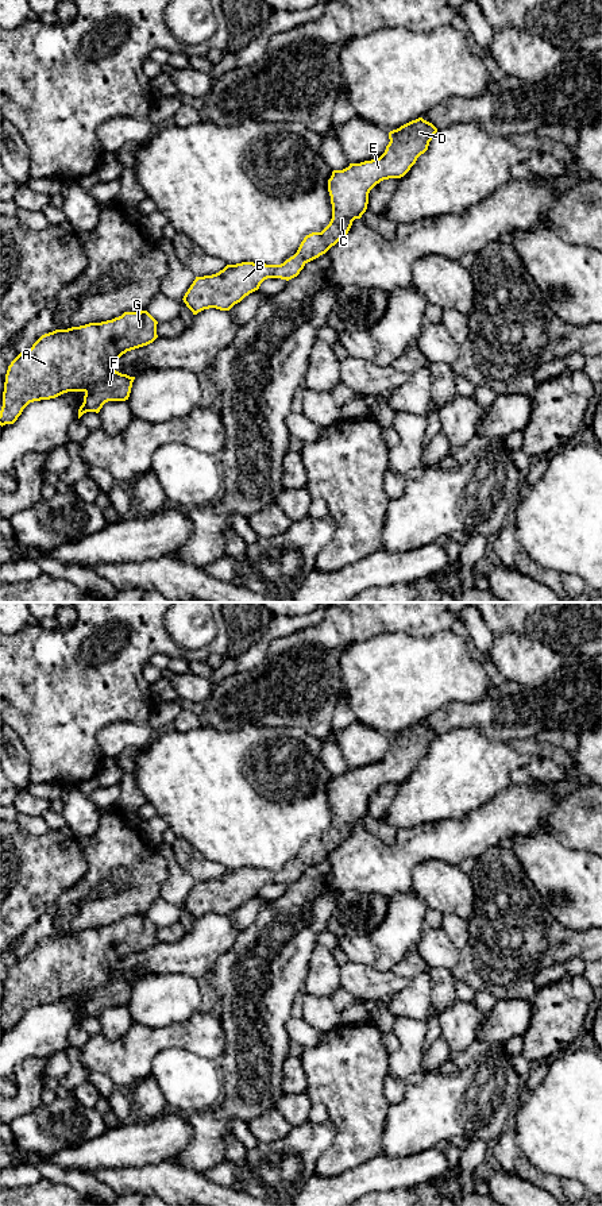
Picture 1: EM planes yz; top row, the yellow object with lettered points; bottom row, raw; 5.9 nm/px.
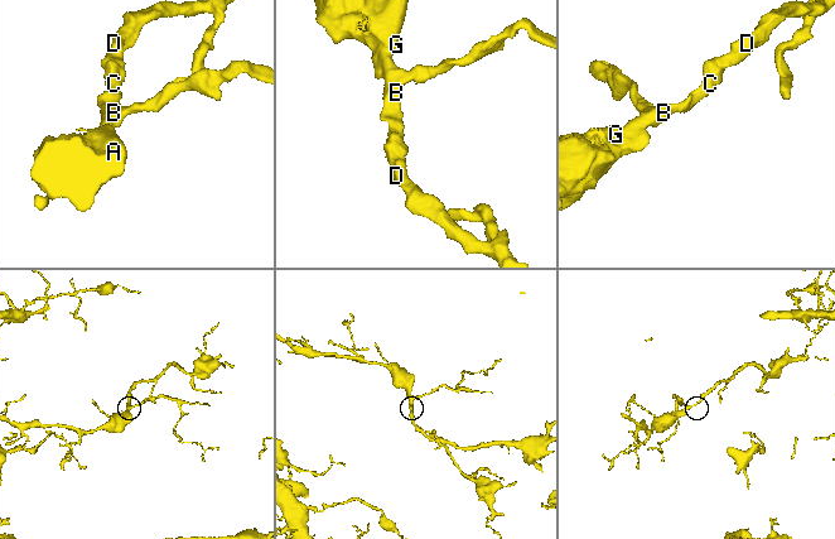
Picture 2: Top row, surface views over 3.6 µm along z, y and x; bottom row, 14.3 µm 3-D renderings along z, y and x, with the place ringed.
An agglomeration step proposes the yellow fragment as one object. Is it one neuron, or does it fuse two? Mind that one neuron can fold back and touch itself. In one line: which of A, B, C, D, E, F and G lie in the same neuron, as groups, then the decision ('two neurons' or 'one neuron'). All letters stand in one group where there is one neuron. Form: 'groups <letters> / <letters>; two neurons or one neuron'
groups A B C D E F G; one neuron

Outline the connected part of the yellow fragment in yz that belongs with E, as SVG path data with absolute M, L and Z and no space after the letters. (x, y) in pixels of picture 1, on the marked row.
M418 117L389 132L390 142L379 158L333 170L328 180L332 219L321 232L306 235L297 253L281 265L242 262L227 265L212 276L196 277L182 298L186 307L193 315L209 308L229 311L265 280L297 277L308 262L348 234L352 221L366 212L368 193L377 184L401 178L410 170L436 132L432 123Z

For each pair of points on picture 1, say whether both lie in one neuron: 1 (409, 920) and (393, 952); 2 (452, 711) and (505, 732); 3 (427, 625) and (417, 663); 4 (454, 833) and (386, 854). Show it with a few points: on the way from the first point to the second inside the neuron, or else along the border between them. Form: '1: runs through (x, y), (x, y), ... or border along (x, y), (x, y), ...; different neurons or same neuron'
1: runs through (402, 928), (393, 939), (393, 944); same neuron
2: runs through (466, 715), (482, 715), (491, 724); same neuron
3: border along (450, 630), (425, 638), (393, 634); different neurons
4: runs through (438, 842), (412, 846), (402, 854); same neuron

